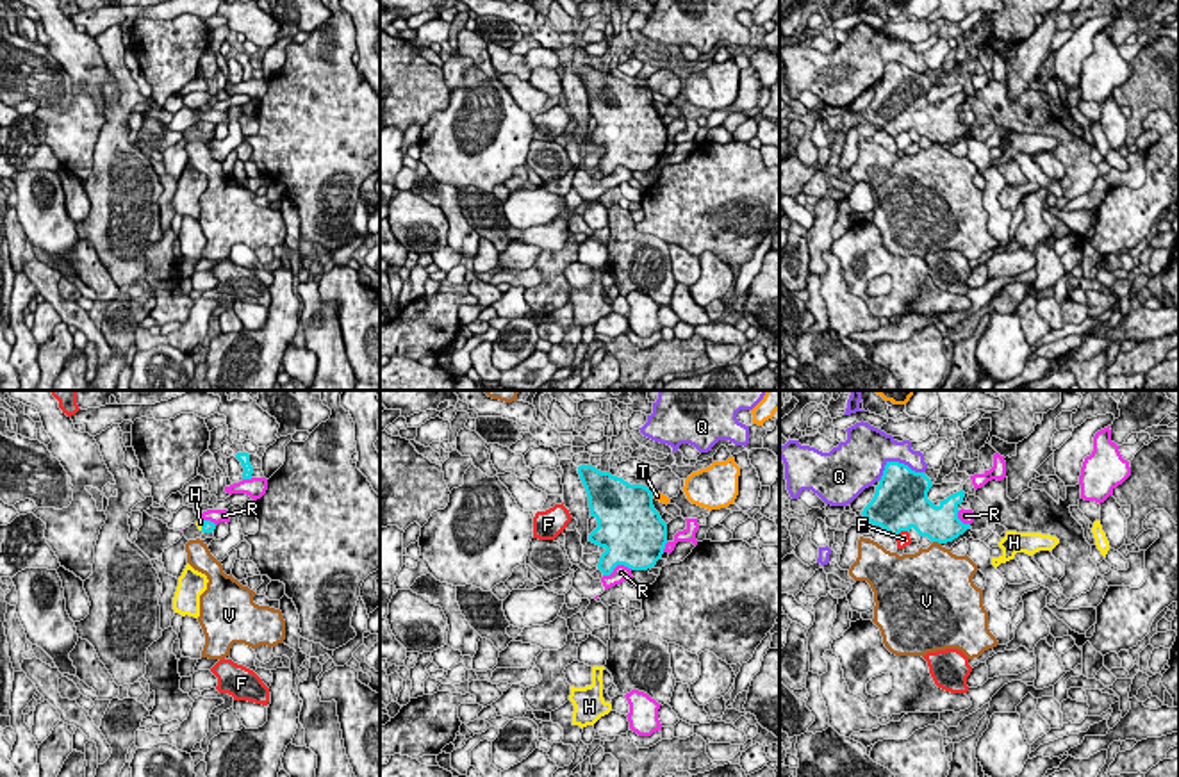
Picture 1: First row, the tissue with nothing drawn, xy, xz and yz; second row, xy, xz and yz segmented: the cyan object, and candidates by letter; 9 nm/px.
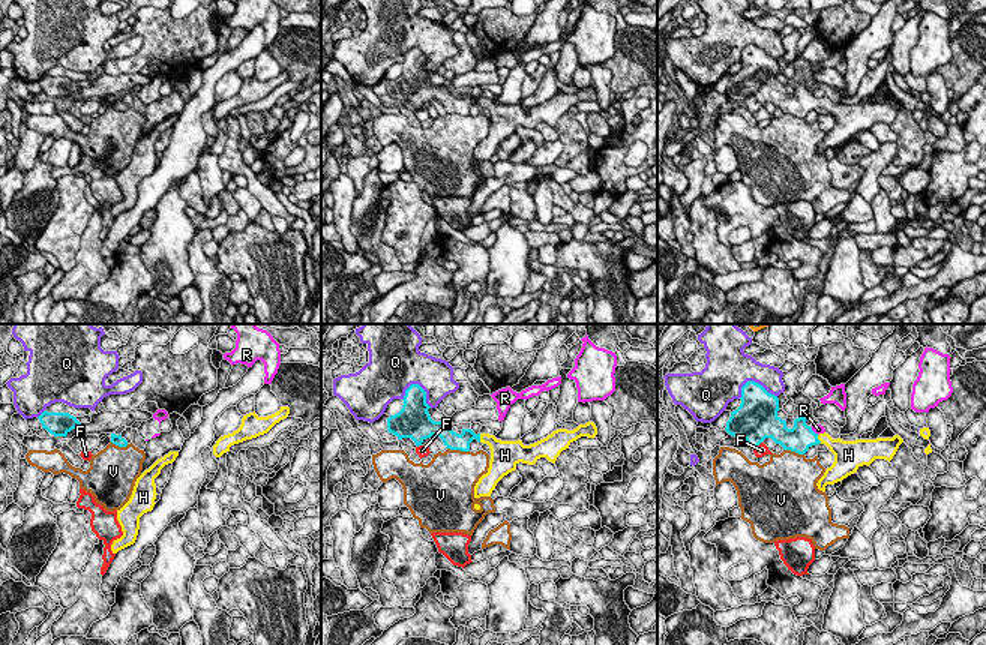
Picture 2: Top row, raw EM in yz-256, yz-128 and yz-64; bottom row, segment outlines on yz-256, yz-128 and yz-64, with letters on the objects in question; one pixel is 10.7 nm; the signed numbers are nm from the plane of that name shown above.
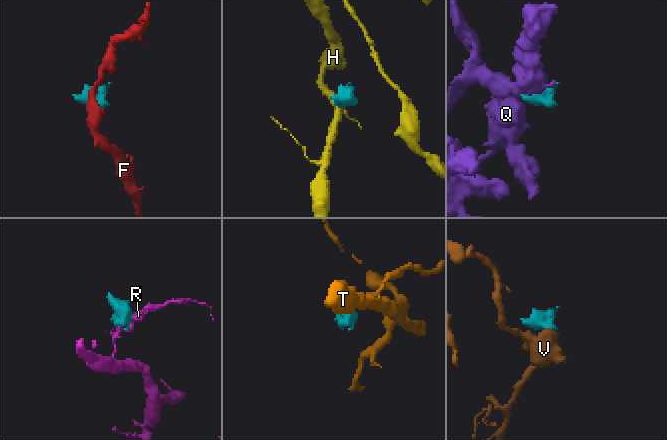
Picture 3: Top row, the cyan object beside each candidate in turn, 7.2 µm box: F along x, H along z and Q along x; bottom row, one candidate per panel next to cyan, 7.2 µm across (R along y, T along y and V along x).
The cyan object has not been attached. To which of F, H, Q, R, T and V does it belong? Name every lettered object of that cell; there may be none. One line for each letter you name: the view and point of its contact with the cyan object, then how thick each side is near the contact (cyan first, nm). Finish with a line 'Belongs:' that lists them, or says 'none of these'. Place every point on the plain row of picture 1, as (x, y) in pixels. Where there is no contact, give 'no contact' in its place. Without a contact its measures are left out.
H: xy (202, 127) | 100/60 nm
Belongs: H

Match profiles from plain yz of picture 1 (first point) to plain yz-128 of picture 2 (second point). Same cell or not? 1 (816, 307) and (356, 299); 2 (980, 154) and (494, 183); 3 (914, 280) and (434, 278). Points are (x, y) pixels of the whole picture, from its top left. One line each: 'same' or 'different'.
1: different
2: different
3: different

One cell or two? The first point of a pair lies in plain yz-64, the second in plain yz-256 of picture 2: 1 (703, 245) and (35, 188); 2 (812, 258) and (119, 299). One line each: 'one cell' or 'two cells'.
1: one cell
2: one cell

